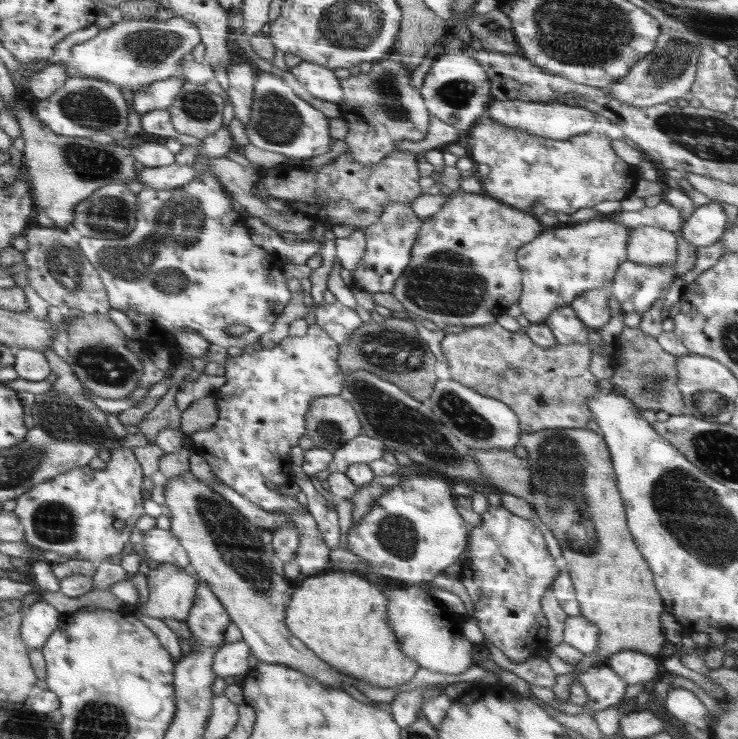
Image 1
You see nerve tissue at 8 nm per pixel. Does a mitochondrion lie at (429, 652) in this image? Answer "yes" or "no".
no

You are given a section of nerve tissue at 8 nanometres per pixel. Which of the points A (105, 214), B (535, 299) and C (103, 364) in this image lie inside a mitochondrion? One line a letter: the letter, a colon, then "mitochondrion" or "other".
A: mitochondrion
B: other
C: mitochondrion

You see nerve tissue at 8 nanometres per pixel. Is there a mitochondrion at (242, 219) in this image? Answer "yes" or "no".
no

